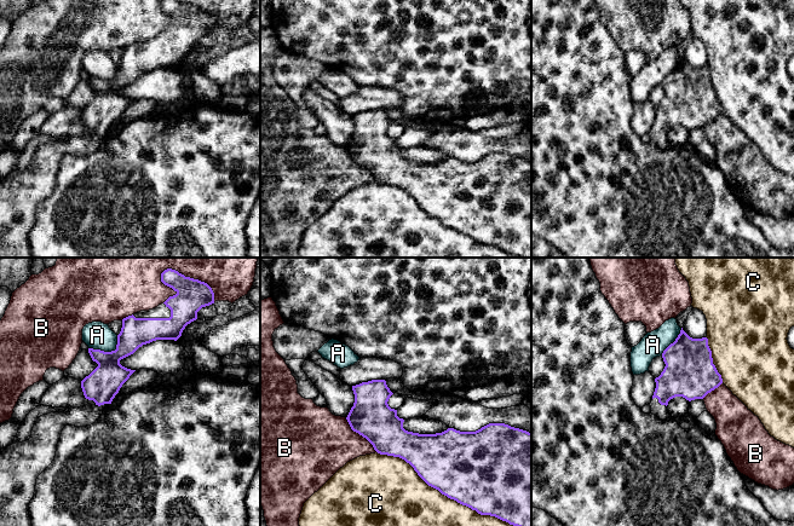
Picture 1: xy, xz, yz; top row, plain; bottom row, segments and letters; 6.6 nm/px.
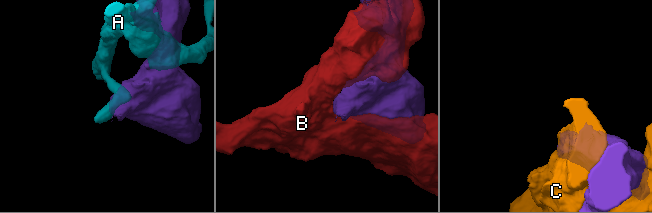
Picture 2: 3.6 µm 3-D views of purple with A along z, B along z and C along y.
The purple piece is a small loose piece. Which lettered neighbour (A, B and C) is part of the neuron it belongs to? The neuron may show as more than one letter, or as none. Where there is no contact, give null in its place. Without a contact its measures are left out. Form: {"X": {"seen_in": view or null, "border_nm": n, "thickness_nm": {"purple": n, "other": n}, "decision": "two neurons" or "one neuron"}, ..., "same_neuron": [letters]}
{"A": {"seen_in": "xy", "border_nm": 220, "thickness_nm": {"purple": 220, "other": 190}, "decision": "two neurons"}, "B": {"seen_in": "xy", "border_nm": 320, "thickness_nm": {"purple": 220, "other": 200}, "decision": "two neurons"}, "C": {"seen_in": "xz", "border_nm": 1100, "thickness_nm": {"purple": 480, "other": 500}, "decision": "two neurons"}, "same_neuron": []}

